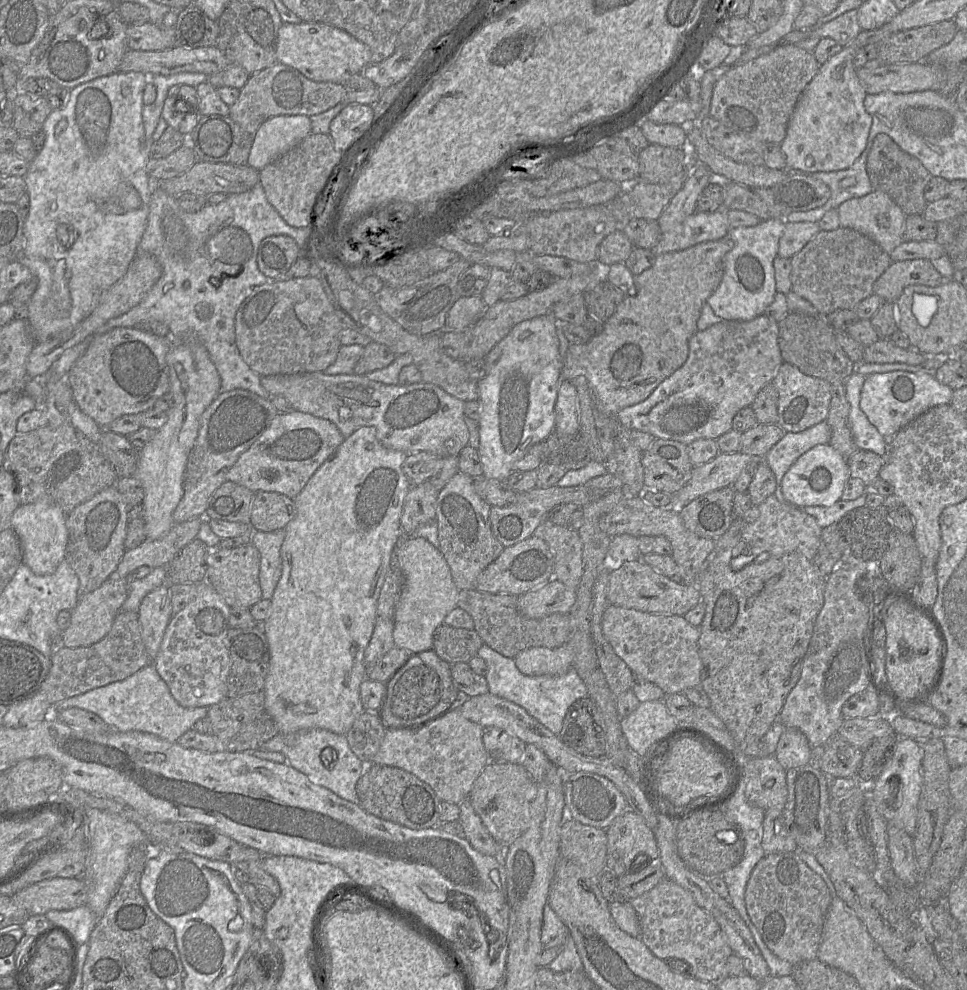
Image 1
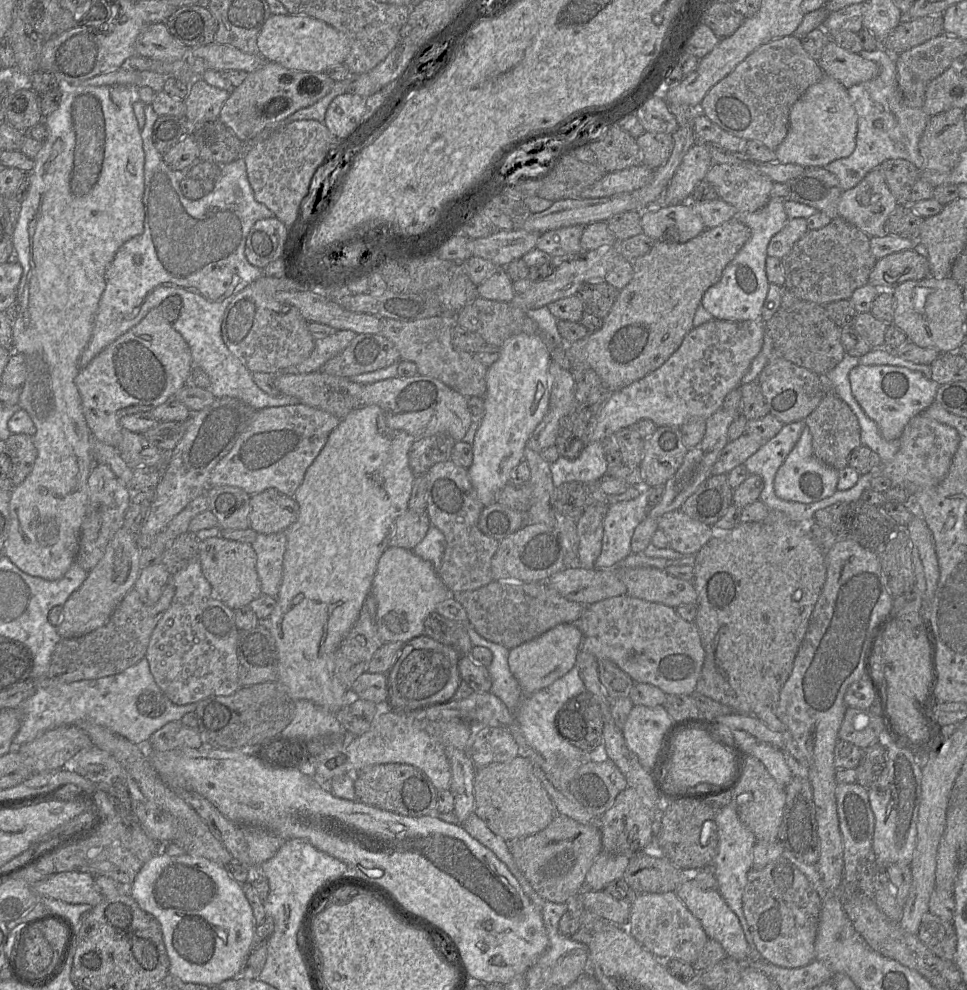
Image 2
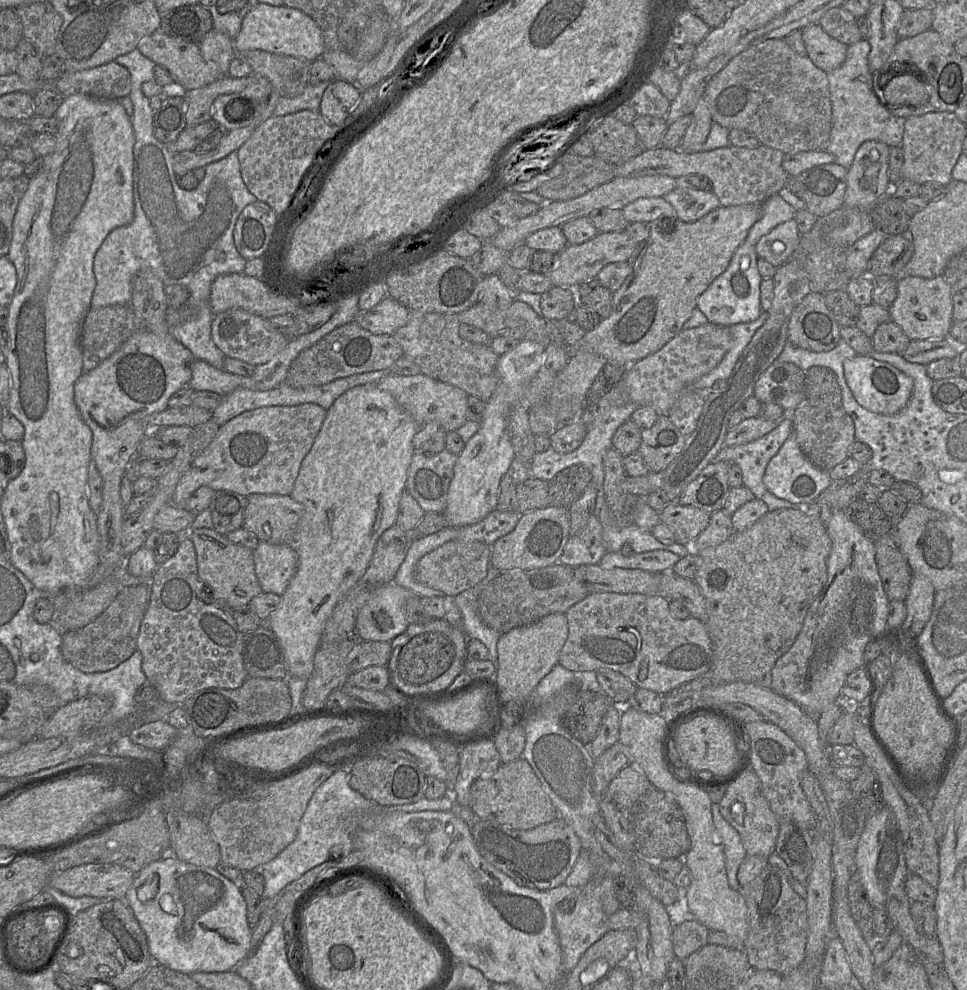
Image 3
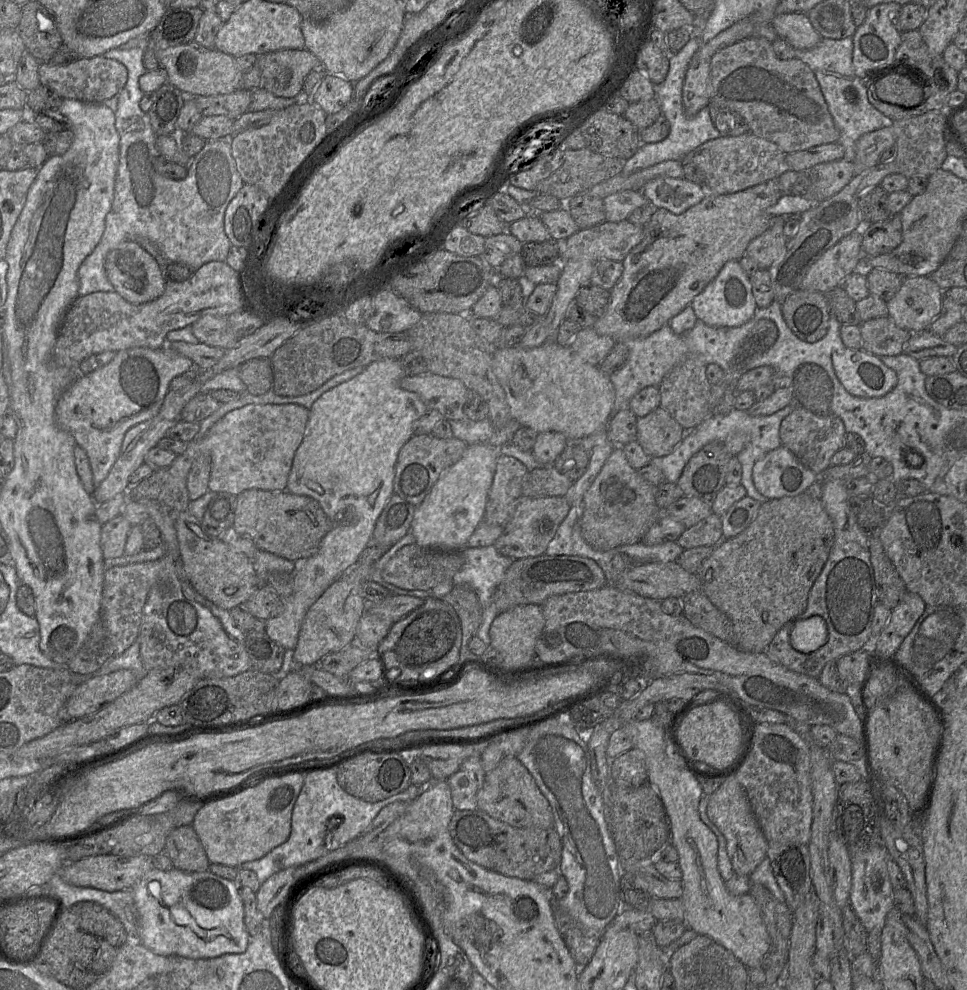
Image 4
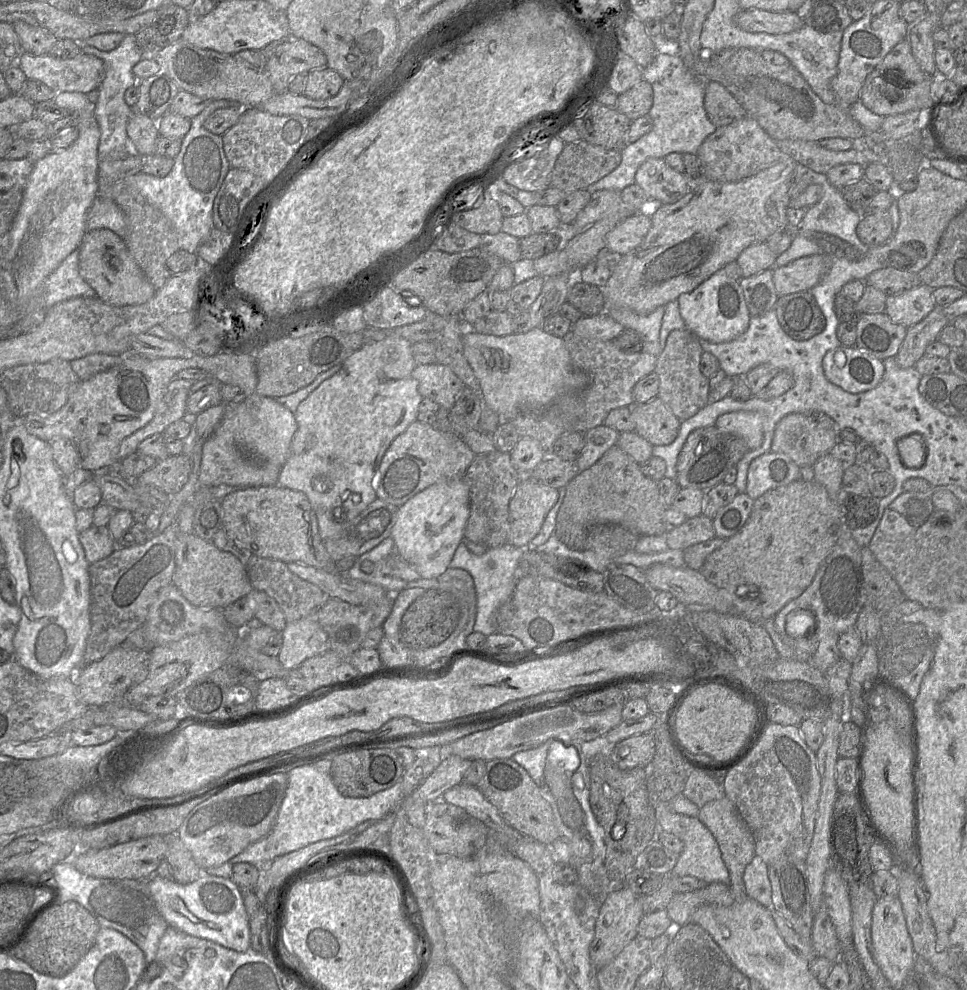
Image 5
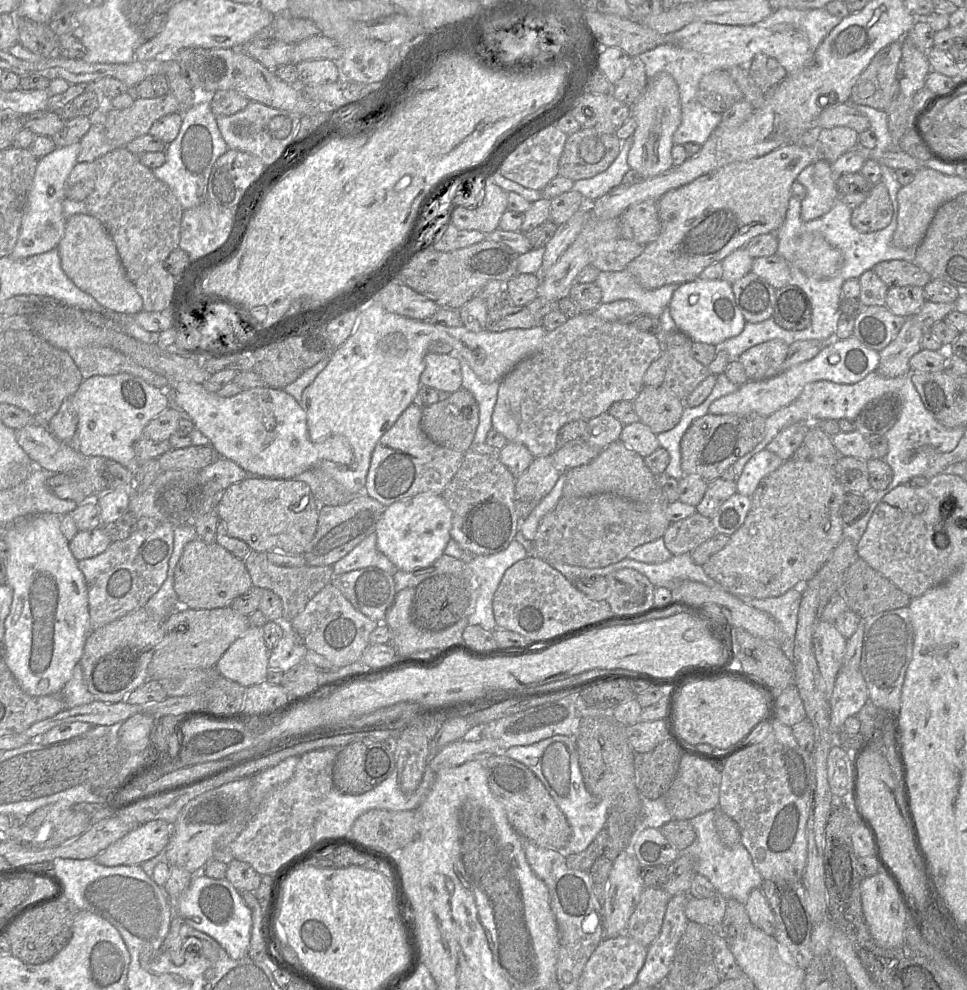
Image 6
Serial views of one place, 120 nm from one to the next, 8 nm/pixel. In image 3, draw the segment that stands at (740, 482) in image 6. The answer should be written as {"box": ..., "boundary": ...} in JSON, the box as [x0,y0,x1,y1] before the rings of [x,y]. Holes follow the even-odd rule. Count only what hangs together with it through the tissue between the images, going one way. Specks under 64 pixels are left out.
{"box":[763,430,831,504],"boundary":[[[792,430],[778,453],[769,461],[763,482],[767,489],[776,497],[794,504],[808,504],[818,499],[831,484],[829,471],[814,466],[802,453]]]}

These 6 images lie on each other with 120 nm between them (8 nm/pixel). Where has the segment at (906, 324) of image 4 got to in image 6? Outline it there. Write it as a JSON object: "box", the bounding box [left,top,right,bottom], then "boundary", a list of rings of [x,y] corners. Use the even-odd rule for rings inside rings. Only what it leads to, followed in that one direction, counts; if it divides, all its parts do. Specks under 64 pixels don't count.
{"box":[885,287,925,319],"boundary":[[[891,287],[887,291],[885,306],[893,314],[908,319],[915,316],[925,302],[922,287]]]}

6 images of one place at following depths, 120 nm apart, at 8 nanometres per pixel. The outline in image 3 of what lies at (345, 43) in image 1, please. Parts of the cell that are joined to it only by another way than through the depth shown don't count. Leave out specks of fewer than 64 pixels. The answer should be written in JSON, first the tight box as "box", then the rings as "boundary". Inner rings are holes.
{"box":[232,3,326,61],"boundary":[[[258,3],[244,17],[237,37],[232,40],[235,51],[262,50],[314,61],[326,50],[324,39],[316,22],[304,12],[285,5]]]}

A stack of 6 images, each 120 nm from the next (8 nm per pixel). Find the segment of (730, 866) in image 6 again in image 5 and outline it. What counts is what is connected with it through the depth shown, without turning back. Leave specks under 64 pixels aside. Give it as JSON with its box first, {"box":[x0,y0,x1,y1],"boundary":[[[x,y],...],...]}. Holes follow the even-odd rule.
{"box":[652,798,773,909],"boundary":[[[653,798],[652,805],[658,822],[658,829],[674,834],[684,842],[684,849],[669,875],[694,876],[707,885],[718,882],[730,885],[730,874],[723,861],[719,845],[713,834],[698,817],[675,813],[668,802],[661,801],[659,798]],[[755,855],[746,866],[743,881],[749,898],[754,899],[768,909],[773,906],[768,865],[759,856]]]}

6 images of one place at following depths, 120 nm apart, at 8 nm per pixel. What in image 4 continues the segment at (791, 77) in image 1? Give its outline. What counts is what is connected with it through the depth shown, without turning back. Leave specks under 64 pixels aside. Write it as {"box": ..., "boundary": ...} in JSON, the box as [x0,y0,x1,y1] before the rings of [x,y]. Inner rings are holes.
{"box":[710,37,840,154],"boundary":[[[750,37],[724,47],[710,61],[711,102],[741,115],[754,135],[775,143],[785,154],[838,142],[840,132],[829,112],[815,74],[802,60],[779,59],[770,40]]]}

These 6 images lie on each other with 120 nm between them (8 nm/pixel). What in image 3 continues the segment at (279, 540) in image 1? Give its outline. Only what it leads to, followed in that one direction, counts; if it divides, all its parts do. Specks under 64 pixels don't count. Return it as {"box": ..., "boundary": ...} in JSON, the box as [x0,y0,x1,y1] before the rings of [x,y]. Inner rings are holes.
{"box":[252,541,297,597],"boundary":[[[260,541],[252,554],[262,592],[274,593],[281,597],[297,571],[296,551],[289,545]]]}

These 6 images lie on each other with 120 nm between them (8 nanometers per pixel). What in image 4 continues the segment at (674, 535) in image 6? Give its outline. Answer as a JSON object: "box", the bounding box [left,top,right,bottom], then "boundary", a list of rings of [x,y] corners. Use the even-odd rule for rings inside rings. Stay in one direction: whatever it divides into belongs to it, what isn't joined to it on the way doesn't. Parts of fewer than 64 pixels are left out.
{"box":[676,512,722,550],"boundary":[[[712,512],[707,518],[686,528],[676,542],[685,550],[699,546],[717,546],[722,540],[722,519]]]}

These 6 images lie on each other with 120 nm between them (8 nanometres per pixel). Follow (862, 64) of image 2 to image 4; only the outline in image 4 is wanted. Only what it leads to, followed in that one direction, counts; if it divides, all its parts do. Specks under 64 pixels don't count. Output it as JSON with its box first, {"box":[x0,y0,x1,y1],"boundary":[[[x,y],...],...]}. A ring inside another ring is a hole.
{"box":[770,13,822,50],"boundary":[[[807,13],[777,14],[771,20],[770,25],[777,36],[794,49],[808,50],[822,40],[812,26]]]}

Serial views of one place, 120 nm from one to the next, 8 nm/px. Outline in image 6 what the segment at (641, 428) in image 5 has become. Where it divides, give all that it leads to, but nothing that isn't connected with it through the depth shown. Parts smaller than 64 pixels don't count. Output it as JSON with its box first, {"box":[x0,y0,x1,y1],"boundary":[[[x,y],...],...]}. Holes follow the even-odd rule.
{"box":[633,385,685,435],"boundary":[[[662,385],[643,386],[633,405],[639,421],[656,435],[673,429],[685,408],[685,403]]]}

